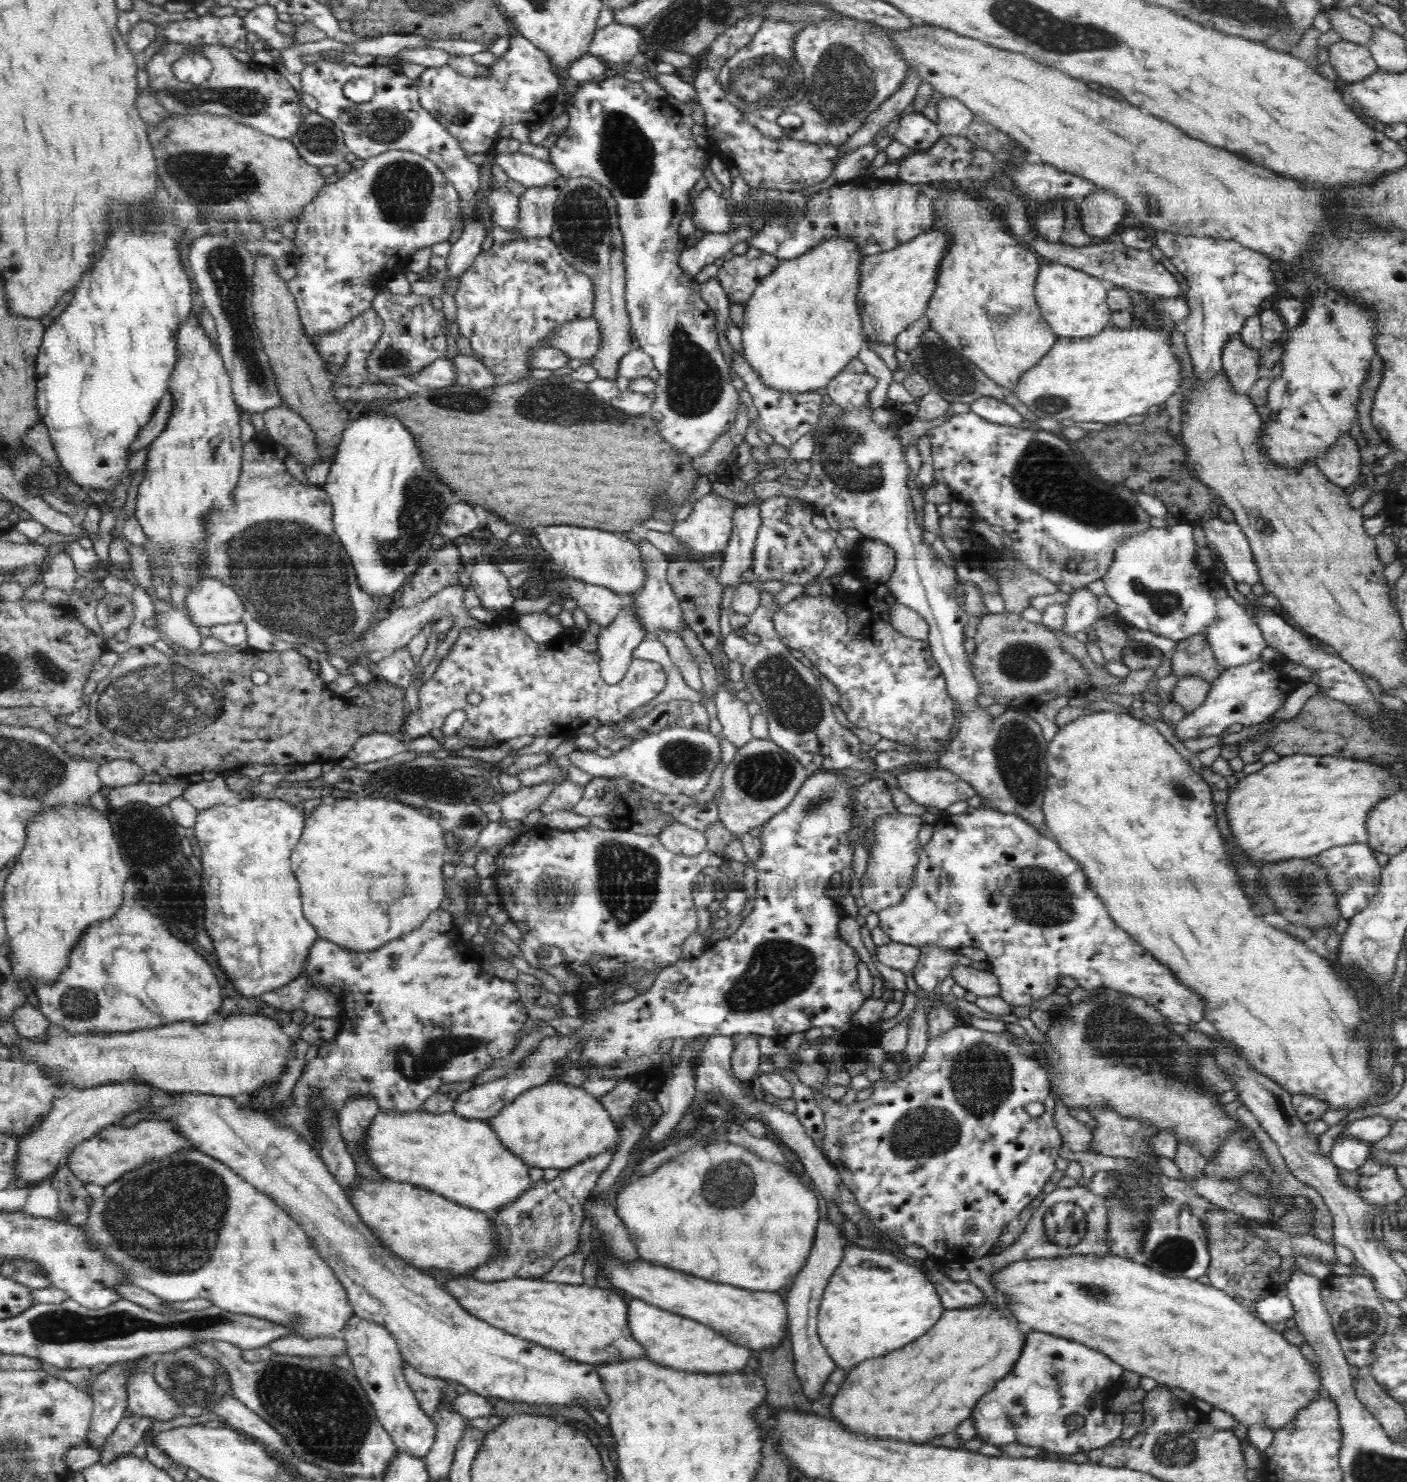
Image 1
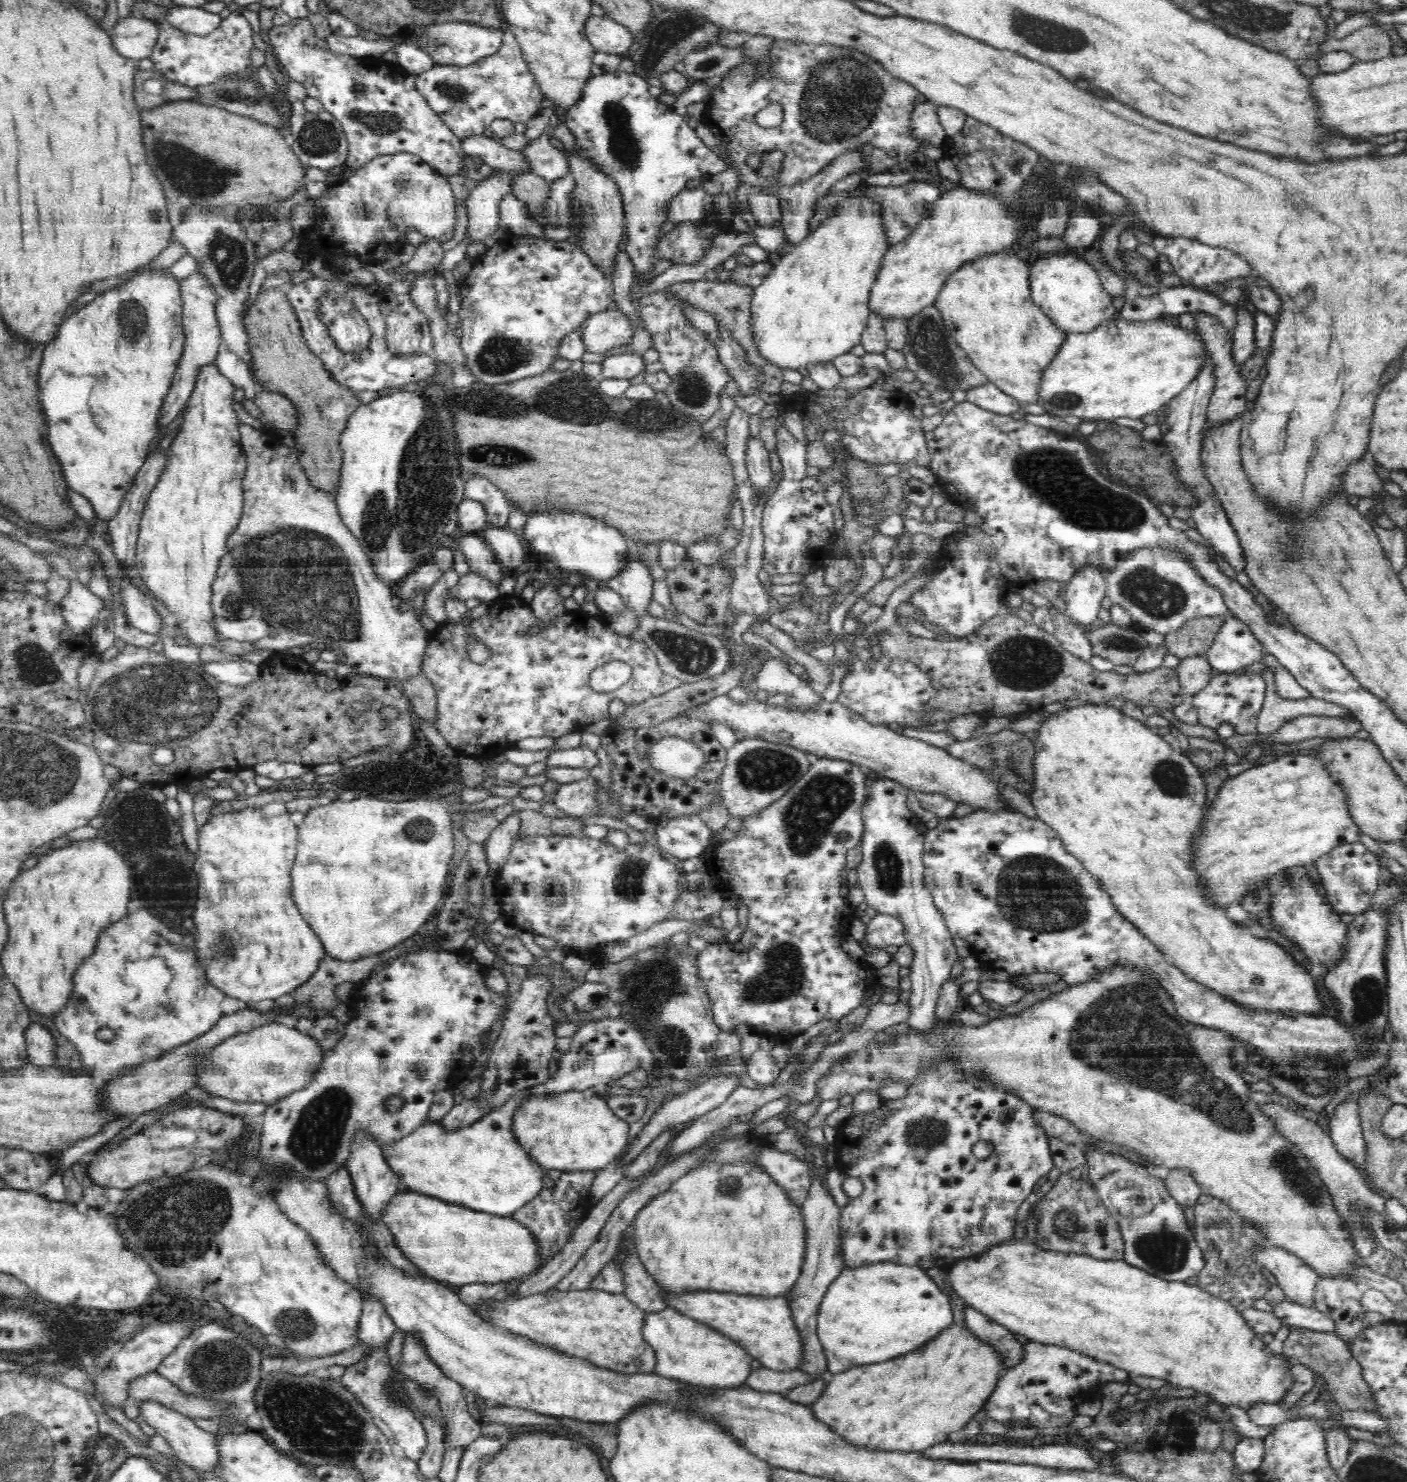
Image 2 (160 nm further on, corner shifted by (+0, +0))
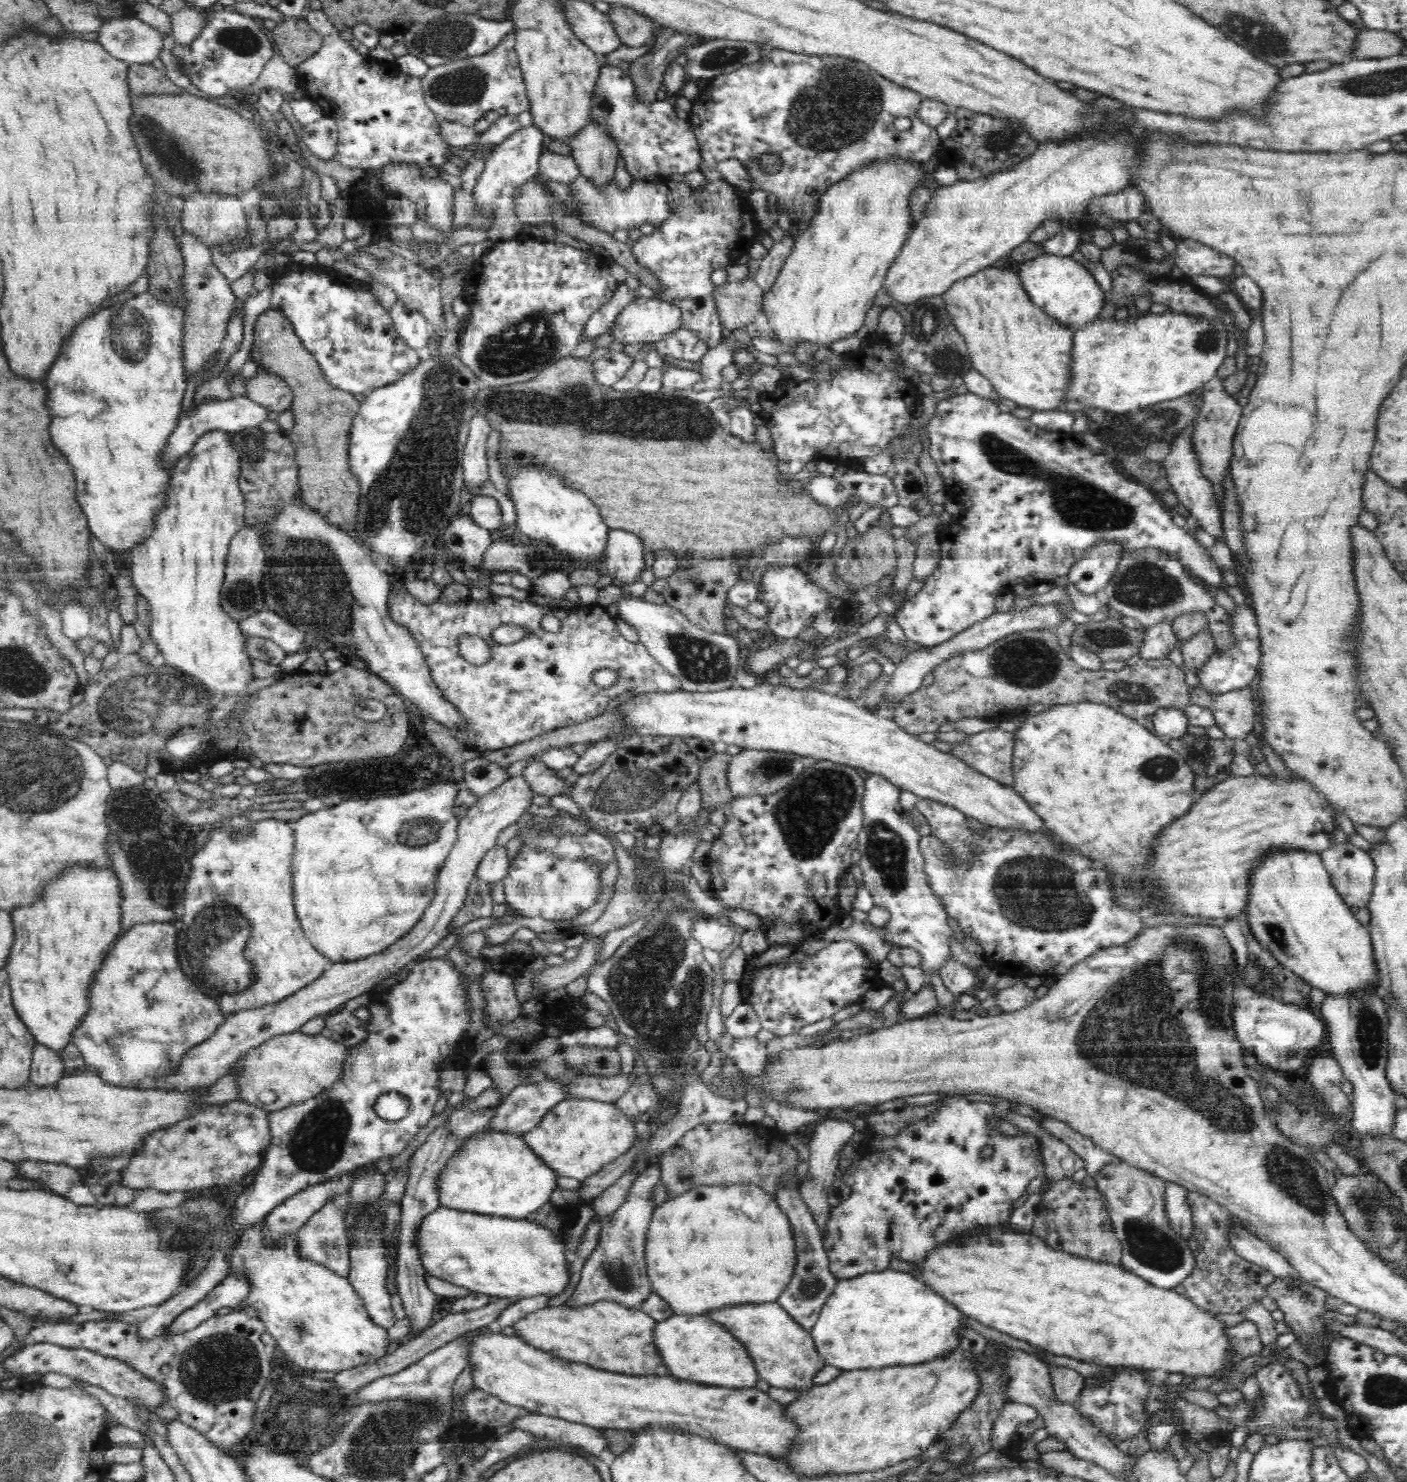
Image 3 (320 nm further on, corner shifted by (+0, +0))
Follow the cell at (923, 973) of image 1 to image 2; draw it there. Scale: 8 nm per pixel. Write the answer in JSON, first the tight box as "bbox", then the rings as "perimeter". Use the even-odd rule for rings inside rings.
{"bbox":[855,778,962,1033],"perimeter":[[[875,778],[869,786],[870,792],[861,808],[864,821],[864,830],[861,836],[860,848],[862,848],[862,861],[855,868],[857,870],[857,886],[862,888],[865,896],[864,906],[871,906],[878,913],[896,916],[896,919],[904,925],[907,932],[907,944],[914,952],[914,960],[909,966],[910,981],[912,981],[911,995],[909,998],[910,1014],[908,1024],[914,1033],[931,1033],[939,1025],[936,1018],[936,1005],[940,990],[944,982],[951,976],[951,968],[956,960],[962,960],[957,954],[952,934],[945,926],[945,919],[936,909],[933,896],[924,885],[923,846],[929,828],[918,826],[916,814],[906,805],[906,796],[911,792],[908,787],[890,779]]]}

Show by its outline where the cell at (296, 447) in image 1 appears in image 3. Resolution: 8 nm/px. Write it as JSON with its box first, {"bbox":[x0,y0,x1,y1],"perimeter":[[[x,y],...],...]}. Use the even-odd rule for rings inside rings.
{"bbox":[246,369,294,412],"perimeter":[[[264,369],[259,371],[247,380],[246,395],[248,398],[268,409],[268,412],[284,412],[290,408],[294,398],[288,383],[274,375],[266,373]]]}

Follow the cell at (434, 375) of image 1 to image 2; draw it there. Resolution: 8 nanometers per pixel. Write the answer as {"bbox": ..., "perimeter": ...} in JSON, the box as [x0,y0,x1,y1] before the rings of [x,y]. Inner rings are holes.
{"bbox":[285,277,436,391],"perimeter":[[[312,277],[301,283],[287,286],[285,292],[299,319],[308,348],[318,355],[318,358],[322,359],[331,377],[341,385],[349,387],[351,391],[381,391],[384,388],[402,387],[410,384],[410,382],[427,383],[436,374],[436,359],[432,354],[396,355],[392,351],[388,351],[386,323],[380,312],[380,299],[378,299],[376,293],[368,292],[366,286],[350,285],[340,280],[332,281]],[[332,290],[339,290],[339,294],[351,294],[351,301],[355,303],[355,306],[358,306],[359,312],[368,321],[368,326],[371,330],[371,342],[367,349],[357,353],[340,350],[334,338],[330,336],[328,327],[320,321],[320,317],[316,313],[317,300],[320,299],[322,294],[328,294]]]}

